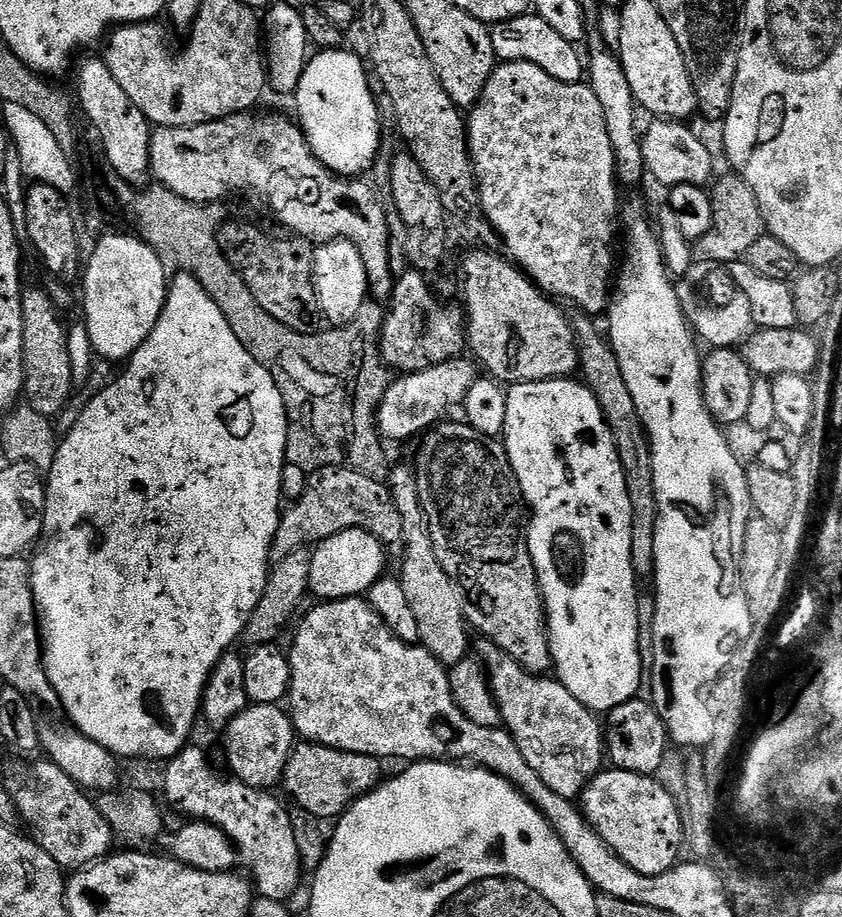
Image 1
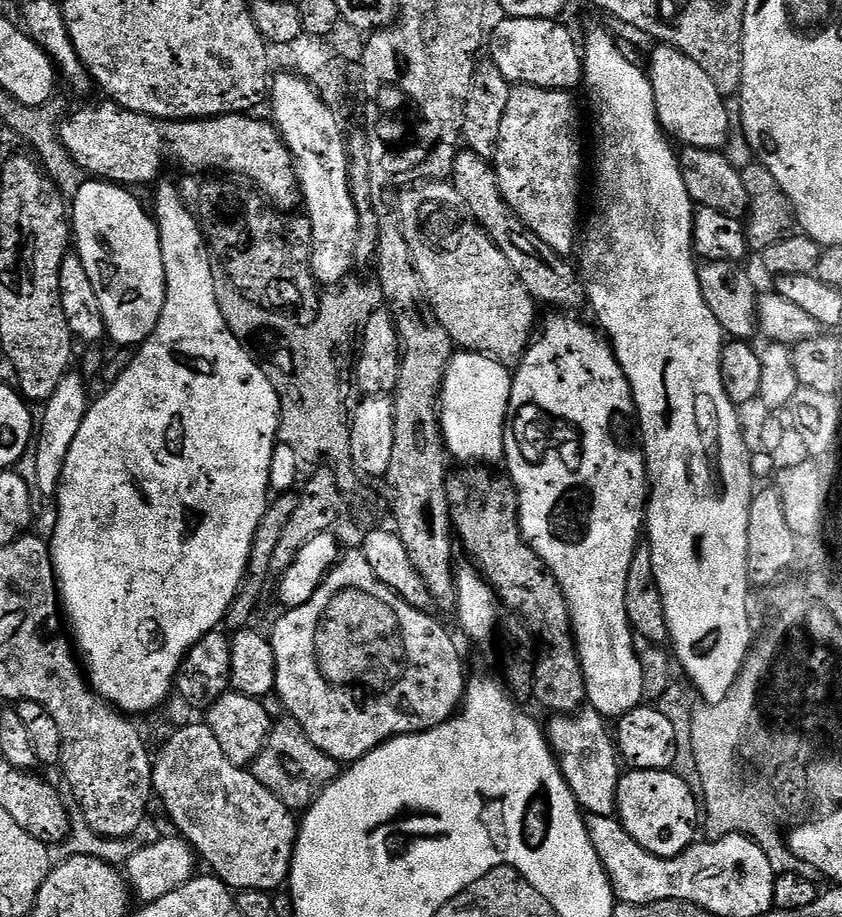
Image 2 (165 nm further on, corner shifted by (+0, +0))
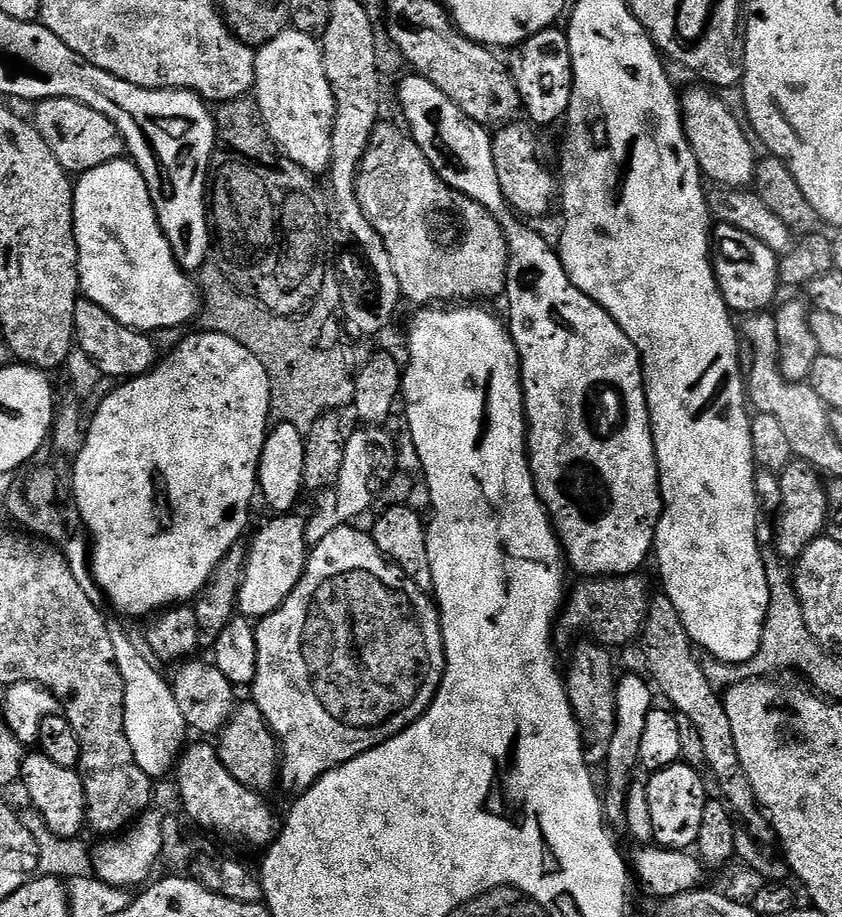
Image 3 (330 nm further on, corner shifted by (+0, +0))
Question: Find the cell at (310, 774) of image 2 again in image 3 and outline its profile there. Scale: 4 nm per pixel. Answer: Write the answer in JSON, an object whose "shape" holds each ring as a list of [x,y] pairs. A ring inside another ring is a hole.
{"shape":[[[251,702],[237,703],[232,716],[224,723],[214,744],[222,766],[241,783],[259,794],[268,794],[278,784],[278,741],[268,729],[258,706]]]}

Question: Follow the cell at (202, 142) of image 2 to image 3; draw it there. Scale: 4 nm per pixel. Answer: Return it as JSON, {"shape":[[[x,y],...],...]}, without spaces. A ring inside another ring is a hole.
{"shape":[[[50,98],[41,100],[35,105],[34,123],[38,134],[46,138],[46,146],[50,146],[54,158],[69,174],[89,172],[110,160],[119,160],[125,155],[124,139],[120,131],[98,110],[86,106],[82,102],[74,102],[70,98]]]}

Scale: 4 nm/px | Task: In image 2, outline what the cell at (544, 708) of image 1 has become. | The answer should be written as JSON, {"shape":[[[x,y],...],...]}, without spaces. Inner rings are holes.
{"shape":[[[585,706],[579,712],[556,714],[546,724],[548,746],[566,778],[574,798],[588,816],[616,816],[616,795],[622,775],[618,749],[605,717],[595,708]]]}

